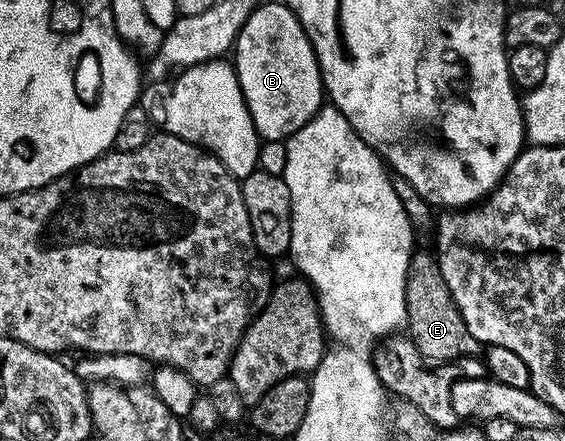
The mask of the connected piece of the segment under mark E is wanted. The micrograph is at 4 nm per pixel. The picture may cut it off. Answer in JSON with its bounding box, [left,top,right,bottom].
[406,249,482,365]

